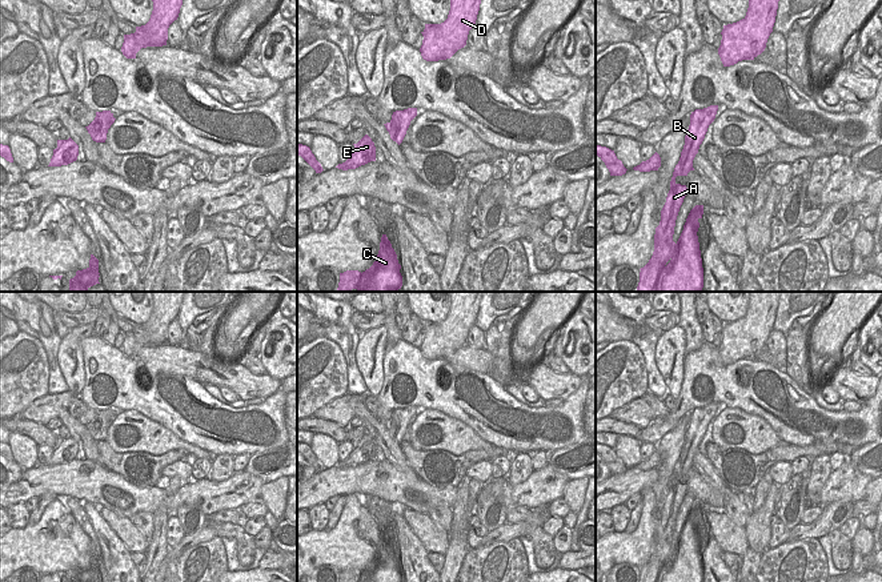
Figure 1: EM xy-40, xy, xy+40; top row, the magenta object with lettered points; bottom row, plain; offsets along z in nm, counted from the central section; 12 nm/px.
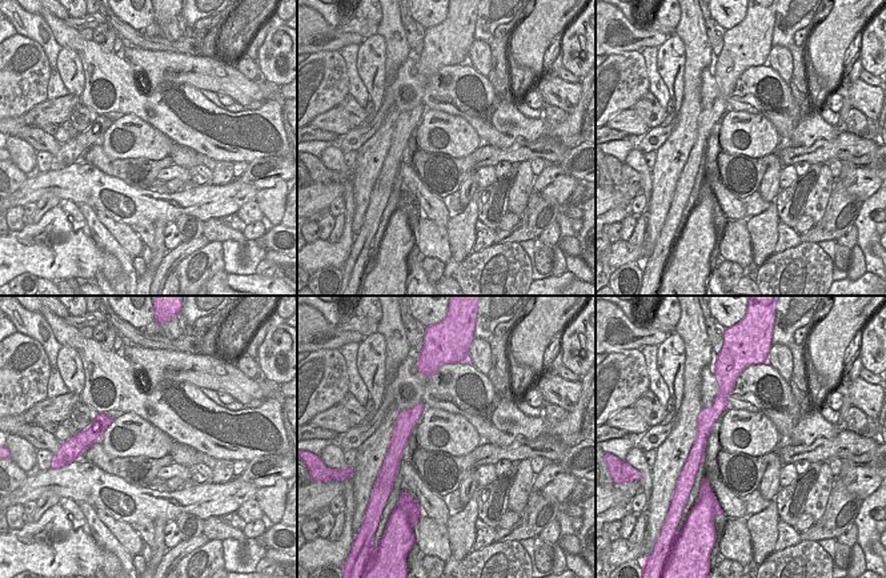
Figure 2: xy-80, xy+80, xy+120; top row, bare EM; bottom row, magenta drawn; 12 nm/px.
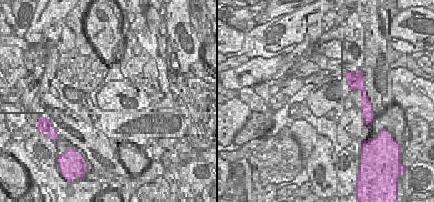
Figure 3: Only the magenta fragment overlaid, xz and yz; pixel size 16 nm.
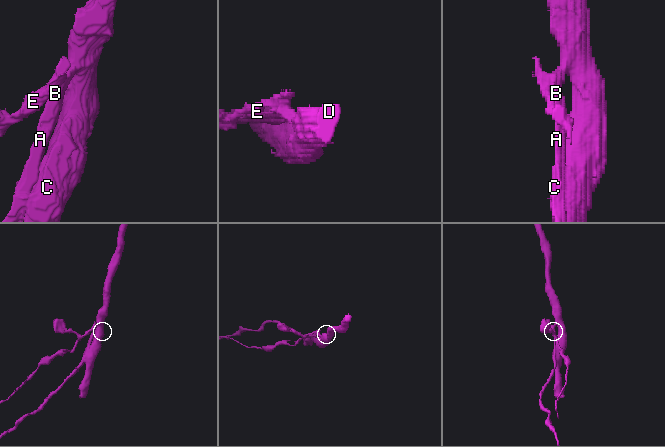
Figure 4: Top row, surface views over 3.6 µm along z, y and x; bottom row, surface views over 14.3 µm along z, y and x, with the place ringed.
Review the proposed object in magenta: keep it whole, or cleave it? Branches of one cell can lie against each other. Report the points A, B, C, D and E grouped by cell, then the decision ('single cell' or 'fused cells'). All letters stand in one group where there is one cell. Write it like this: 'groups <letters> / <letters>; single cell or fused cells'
groups A B C D / E; fused cells

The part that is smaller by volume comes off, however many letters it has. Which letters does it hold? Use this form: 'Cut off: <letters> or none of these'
Cut off: E

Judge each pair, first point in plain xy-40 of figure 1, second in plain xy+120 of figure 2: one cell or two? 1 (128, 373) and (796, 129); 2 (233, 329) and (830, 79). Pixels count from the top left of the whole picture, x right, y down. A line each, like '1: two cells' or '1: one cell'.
1: one cell
2: one cell

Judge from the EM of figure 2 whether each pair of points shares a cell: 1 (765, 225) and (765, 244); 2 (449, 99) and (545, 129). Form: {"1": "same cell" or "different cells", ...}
{"1": "same cell", "2": "same cell"}

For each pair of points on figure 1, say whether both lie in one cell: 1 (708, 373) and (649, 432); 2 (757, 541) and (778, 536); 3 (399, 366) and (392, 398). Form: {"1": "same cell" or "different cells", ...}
{"1": "same cell", "2": "different cells", "3": "same cell"}

